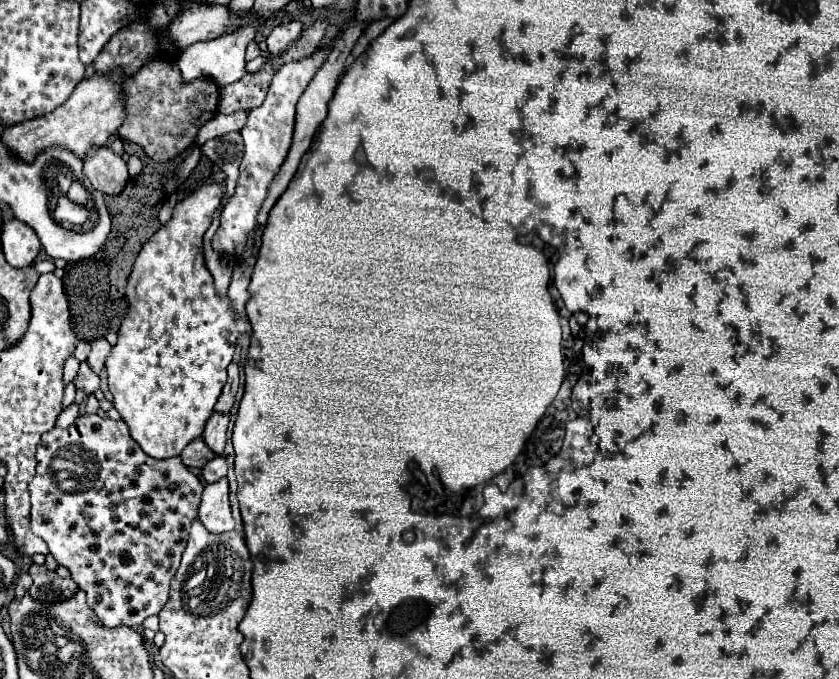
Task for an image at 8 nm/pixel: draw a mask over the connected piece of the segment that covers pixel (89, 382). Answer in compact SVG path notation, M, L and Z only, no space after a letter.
M80 362L80 370L78 370L78 376L74 378L74 386L76 390L82 390L86 396L90 396L100 386L100 378L90 370L86 362Z

